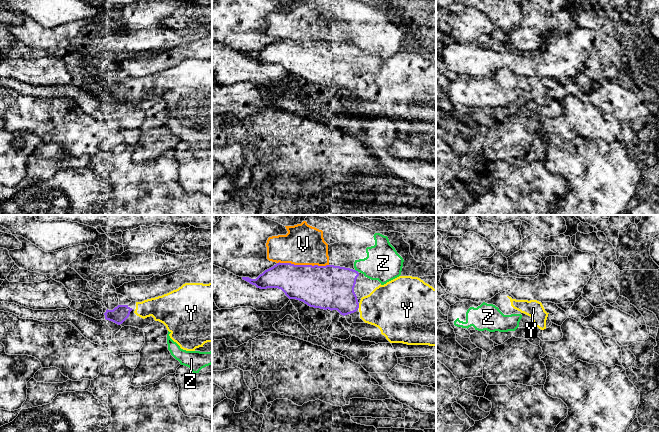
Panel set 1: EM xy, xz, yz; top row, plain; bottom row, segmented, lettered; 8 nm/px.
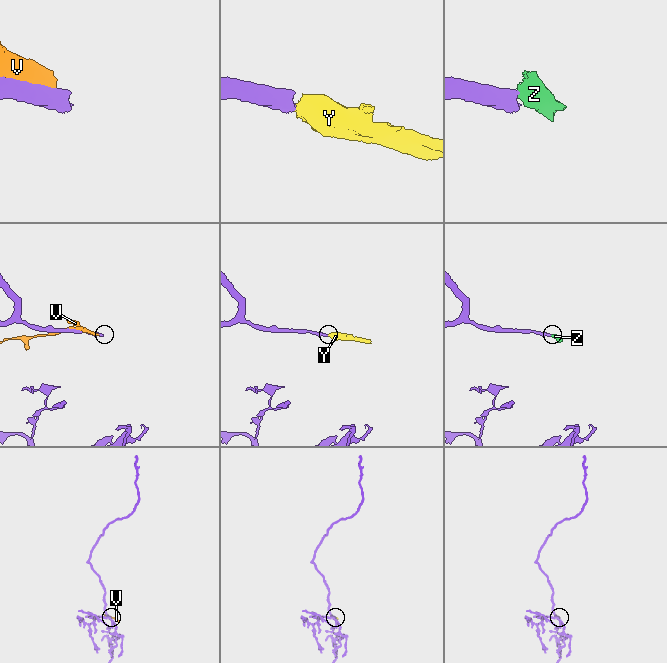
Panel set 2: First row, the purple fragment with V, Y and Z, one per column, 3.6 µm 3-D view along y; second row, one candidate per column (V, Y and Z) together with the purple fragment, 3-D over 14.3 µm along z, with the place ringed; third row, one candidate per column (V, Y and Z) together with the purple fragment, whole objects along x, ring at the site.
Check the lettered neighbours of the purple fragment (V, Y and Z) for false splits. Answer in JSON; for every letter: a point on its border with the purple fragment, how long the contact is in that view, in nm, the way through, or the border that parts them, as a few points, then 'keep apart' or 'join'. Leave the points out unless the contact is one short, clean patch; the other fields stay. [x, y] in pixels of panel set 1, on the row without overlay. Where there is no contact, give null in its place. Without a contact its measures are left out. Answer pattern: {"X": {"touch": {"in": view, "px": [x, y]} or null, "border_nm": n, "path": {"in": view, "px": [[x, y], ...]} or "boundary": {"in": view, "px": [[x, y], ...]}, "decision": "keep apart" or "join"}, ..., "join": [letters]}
{"V": {"touch": {"in": "xz", "px": [303, 41]}, "border_nm": 420, "decision": "keep apart"}, "Y": {"touch": {"in": "xz", "px": [358, 81]}, "border_nm": 40, "path": {"in": "xz", "px": [[332, 64], [350, 81], [358, 81], [389, 83]]}, "decision": "join"}, "Z": {"touch": {"in": "xz", "px": [357, 47]}, "border_nm": 40, "boundary": {"in": "xz", "px": [[355, 45], [358, 47]]}, "decision": "keep apart"}, "join": ["Y"]}

